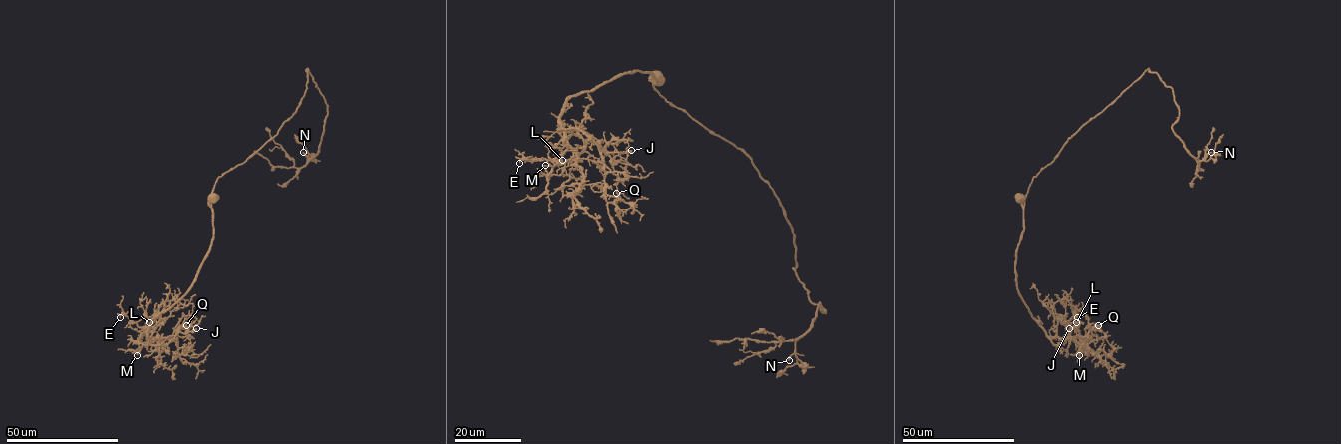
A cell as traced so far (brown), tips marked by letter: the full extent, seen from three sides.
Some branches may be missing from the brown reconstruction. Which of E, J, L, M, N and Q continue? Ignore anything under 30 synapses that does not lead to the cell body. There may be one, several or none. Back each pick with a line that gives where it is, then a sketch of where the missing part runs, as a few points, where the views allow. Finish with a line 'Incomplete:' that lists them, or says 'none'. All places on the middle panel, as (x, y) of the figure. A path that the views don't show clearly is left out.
N: (789, 360) | (789, 360), (784, 365), (770, 364), (750, 380), (746, 379)
Incomplete: N

